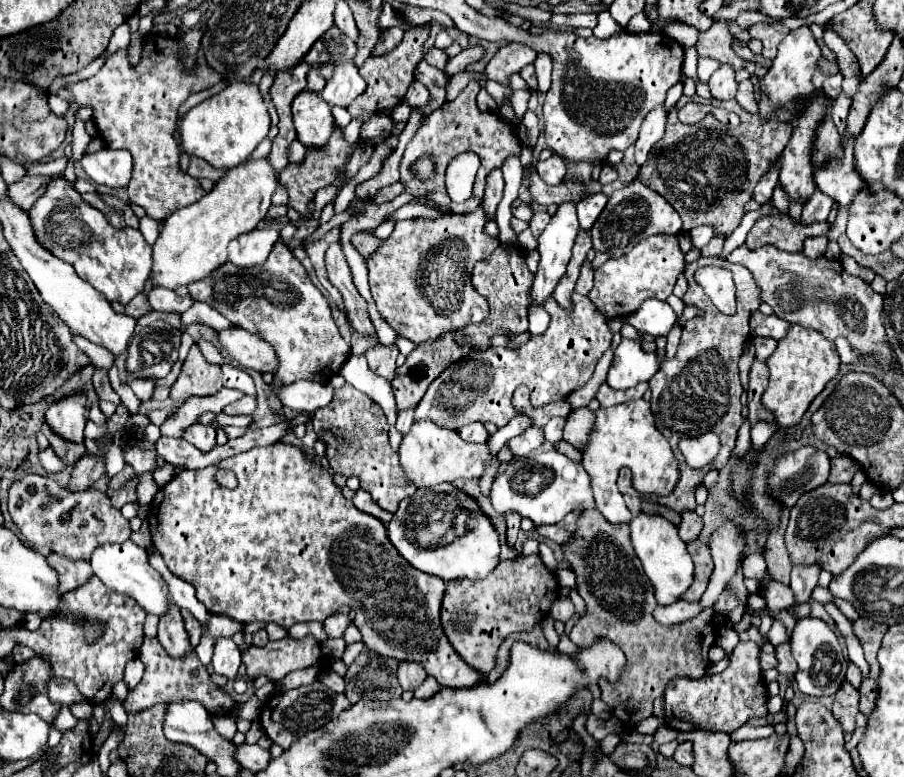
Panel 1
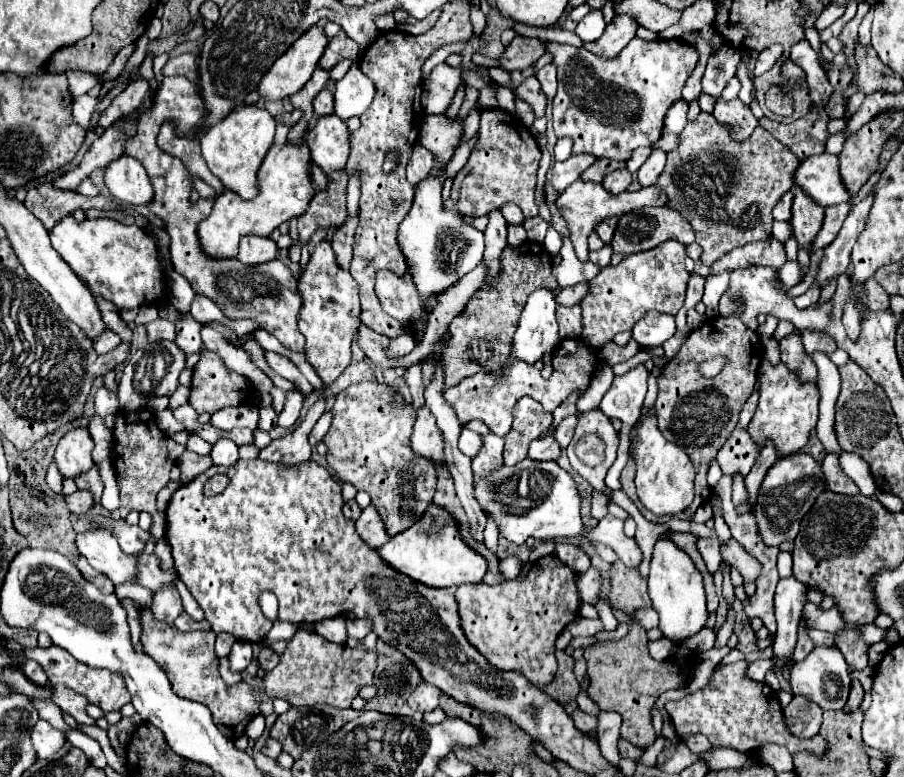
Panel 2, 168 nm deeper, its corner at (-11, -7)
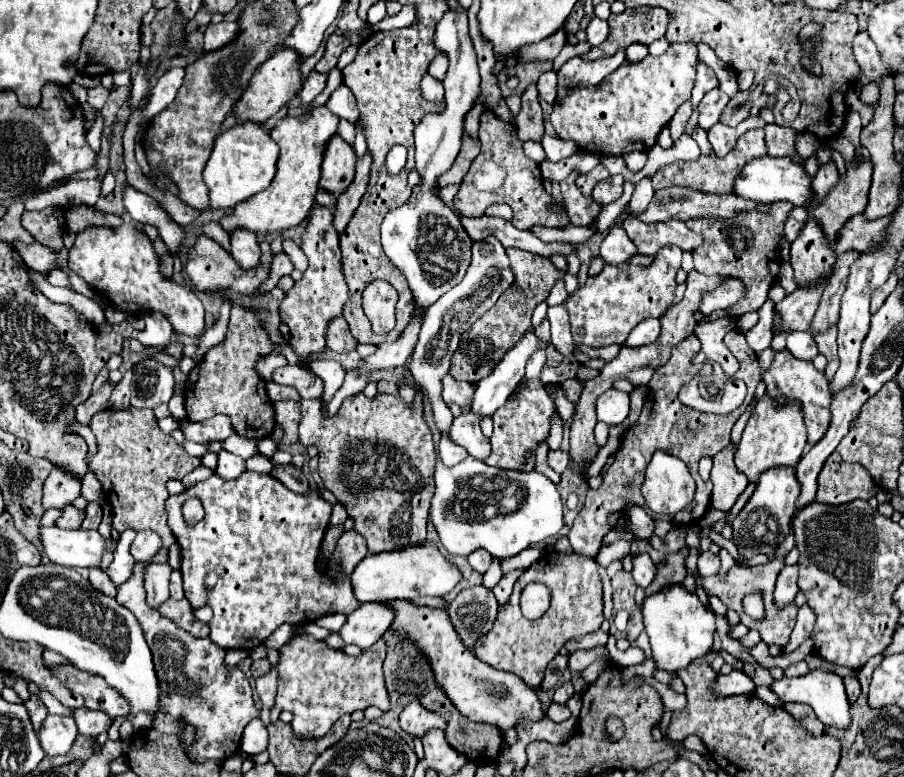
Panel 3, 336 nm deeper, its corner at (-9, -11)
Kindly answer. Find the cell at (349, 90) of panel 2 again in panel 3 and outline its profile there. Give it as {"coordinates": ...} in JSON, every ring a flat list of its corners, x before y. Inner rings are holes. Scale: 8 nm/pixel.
{"coordinates":[[338,86,334,92,332,92,332,96,328,98,328,102,326,102,326,108,332,112,332,114,336,114,336,116,340,116,340,118,344,118,344,120,348,120,348,122,354,122,356,124,356,120,360,118,360,112,358,112,358,106,356,106,356,98,354,98,354,94,350,92,350,88,348,86]]}

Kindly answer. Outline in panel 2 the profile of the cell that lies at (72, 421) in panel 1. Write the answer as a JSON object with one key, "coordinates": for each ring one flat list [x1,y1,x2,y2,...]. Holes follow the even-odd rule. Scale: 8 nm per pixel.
{"coordinates":[[76,426,68,434,64,434,58,442,54,460,66,478,76,478,78,474,92,468,92,448,94,440,88,432,88,428]]}

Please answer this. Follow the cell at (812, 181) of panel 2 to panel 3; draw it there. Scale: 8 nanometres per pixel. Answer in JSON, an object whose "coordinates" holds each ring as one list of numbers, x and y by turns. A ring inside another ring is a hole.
{"coordinates":[[762,156,758,160,750,160,742,172,738,174,738,180,734,184,736,196,748,198,748,200,758,200,758,202,778,202,786,200,794,206,808,206,812,198,812,188,810,188,812,178,804,172,802,164,794,164,790,158,772,158,772,156]]}

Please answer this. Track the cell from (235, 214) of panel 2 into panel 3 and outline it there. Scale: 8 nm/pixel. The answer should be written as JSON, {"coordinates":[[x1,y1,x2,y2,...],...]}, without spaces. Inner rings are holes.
{"coordinates":[[318,106,304,116,286,116,278,120,278,124,270,130,272,140,280,148,278,156,278,172,268,186,268,190,260,192,258,196,248,198,246,202,234,208,232,216,222,218,222,228,230,234,236,228,246,228,252,232,276,232,298,226,314,206,314,196,318,192,320,180,320,164,326,150,326,144,336,134,340,118,334,116,326,106]]}

